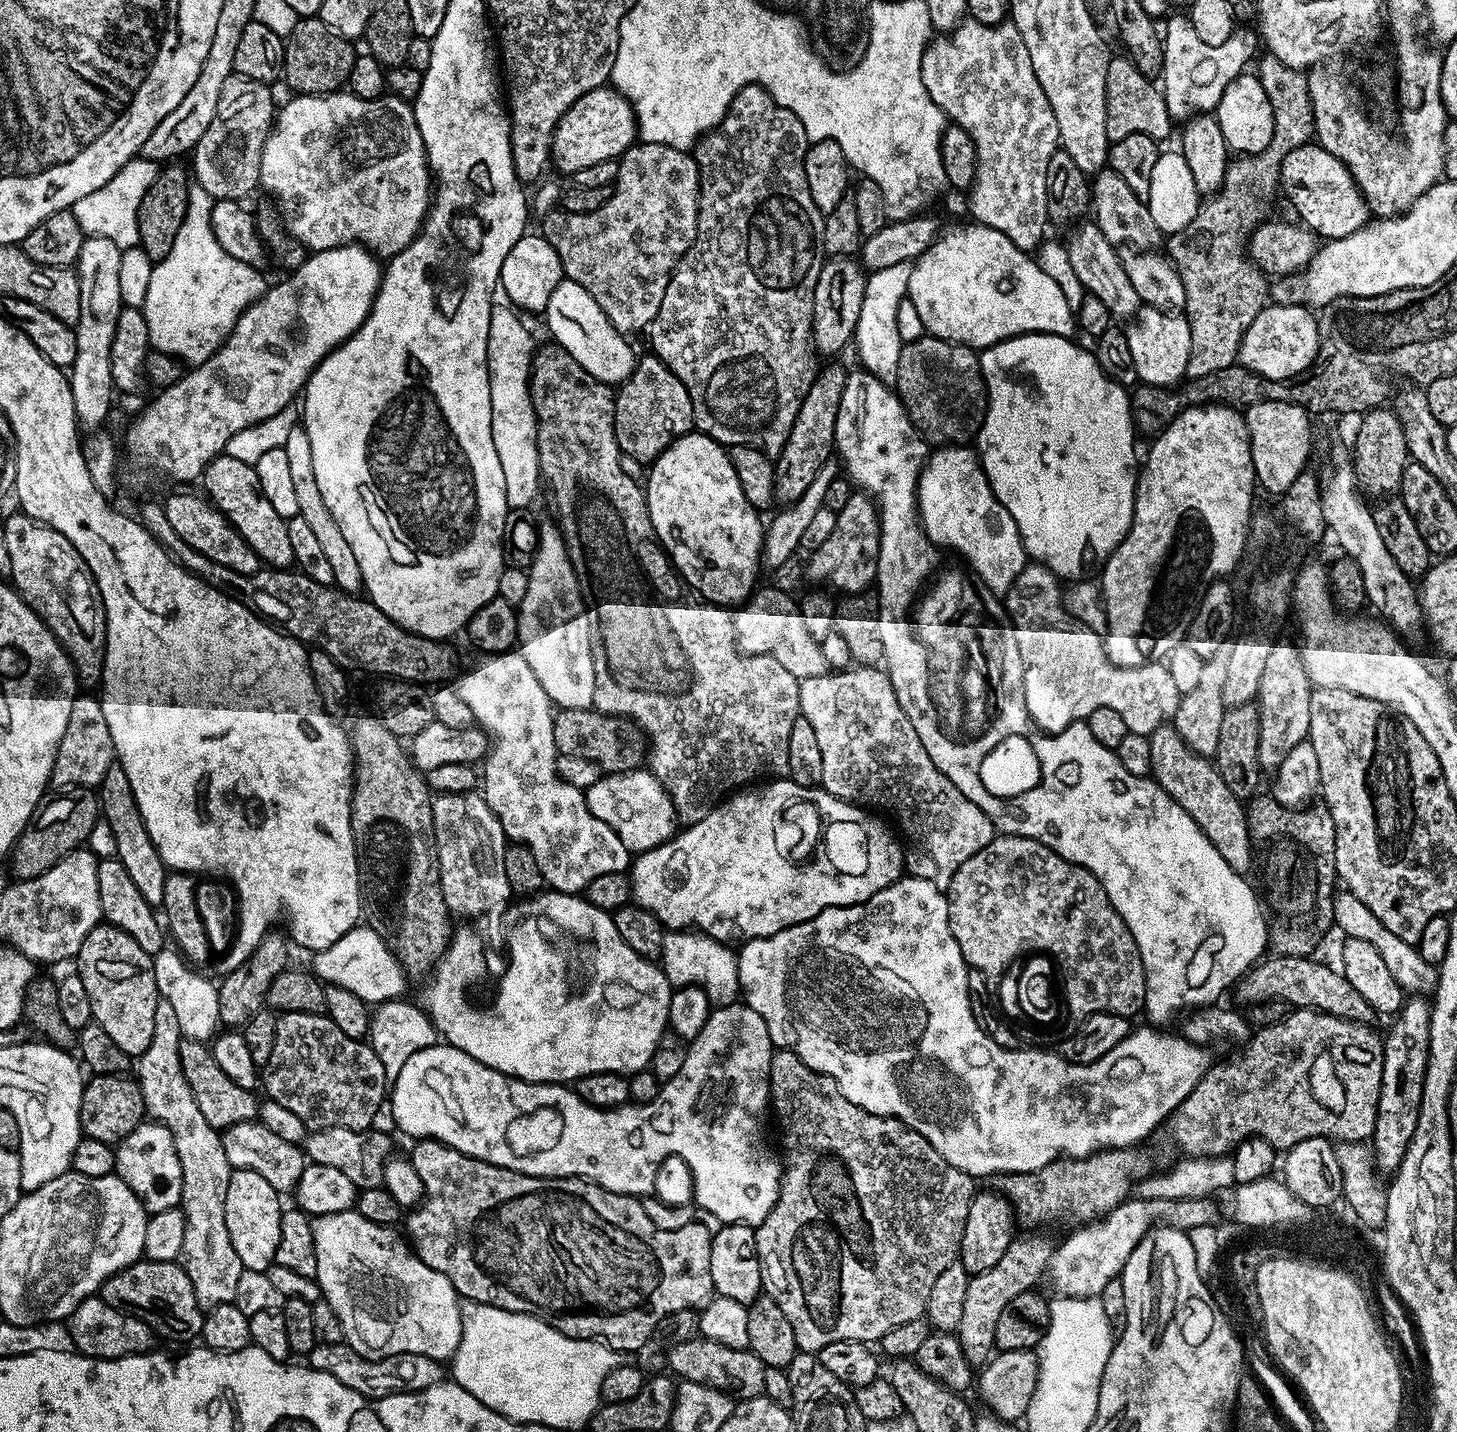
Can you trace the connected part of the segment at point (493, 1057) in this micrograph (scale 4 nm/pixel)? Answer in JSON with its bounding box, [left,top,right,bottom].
[426,890,674,1084]

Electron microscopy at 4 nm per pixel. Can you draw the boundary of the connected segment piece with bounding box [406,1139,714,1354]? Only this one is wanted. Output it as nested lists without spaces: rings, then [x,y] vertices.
[[[417,1139],[410,1153],[410,1159],[418,1178],[424,1183],[424,1199],[411,1209],[408,1216],[407,1239],[414,1249],[416,1257],[430,1270],[438,1270],[450,1278],[456,1295],[464,1300],[473,1300],[479,1304],[489,1304],[502,1310],[524,1312],[528,1316],[537,1316],[546,1321],[554,1330],[566,1334],[575,1340],[598,1340],[607,1344],[613,1352],[636,1352],[663,1325],[669,1316],[675,1316],[680,1310],[687,1308],[701,1310],[714,1297],[712,1279],[710,1278],[710,1246],[712,1245],[713,1229],[704,1224],[693,1222],[682,1226],[682,1230],[658,1230],[650,1218],[646,1218],[643,1203],[635,1196],[614,1194],[593,1182],[573,1178],[571,1176],[527,1176],[497,1164],[491,1165],[492,1200],[480,1200],[480,1168],[482,1161],[473,1156],[462,1154],[450,1146],[440,1144],[436,1140]]]

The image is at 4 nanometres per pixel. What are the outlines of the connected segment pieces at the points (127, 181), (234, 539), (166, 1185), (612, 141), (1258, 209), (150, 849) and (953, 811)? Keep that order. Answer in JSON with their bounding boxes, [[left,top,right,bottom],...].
[[71,158,161,250],[163,492,262,574],[115,1122,182,1214],[552,86,638,174],[1166,54,1316,377],[98,766,166,909],[800,666,998,890]]

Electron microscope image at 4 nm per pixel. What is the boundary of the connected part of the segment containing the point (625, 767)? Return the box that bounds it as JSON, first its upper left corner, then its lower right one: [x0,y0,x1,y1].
[553,706,646,773]

